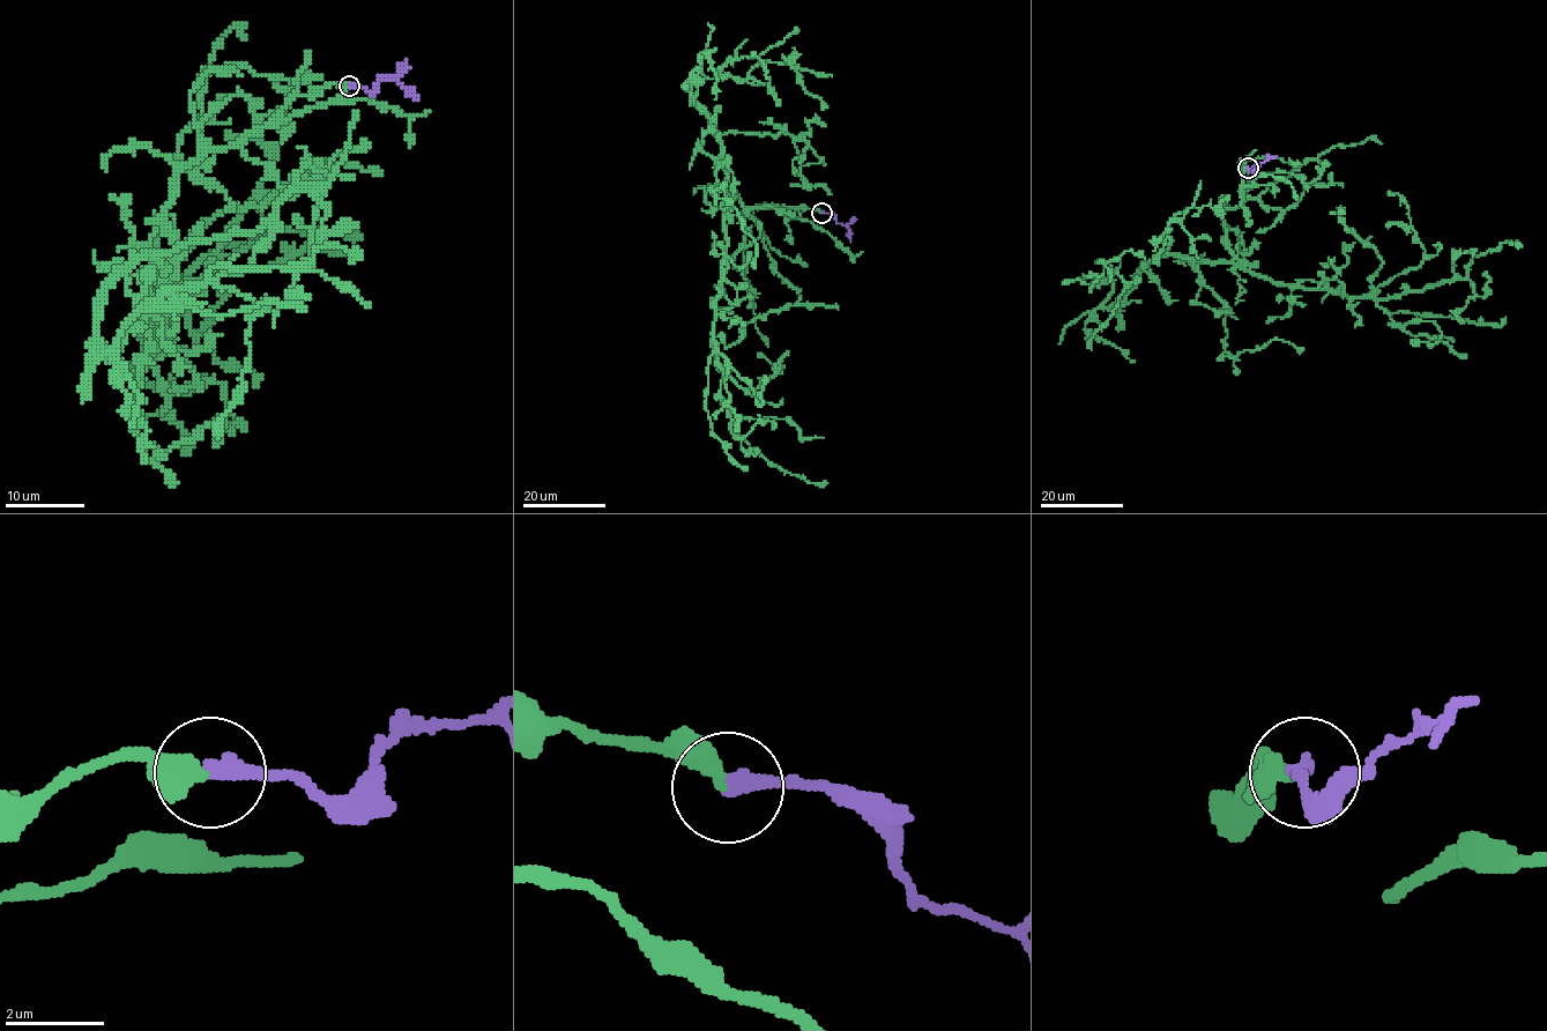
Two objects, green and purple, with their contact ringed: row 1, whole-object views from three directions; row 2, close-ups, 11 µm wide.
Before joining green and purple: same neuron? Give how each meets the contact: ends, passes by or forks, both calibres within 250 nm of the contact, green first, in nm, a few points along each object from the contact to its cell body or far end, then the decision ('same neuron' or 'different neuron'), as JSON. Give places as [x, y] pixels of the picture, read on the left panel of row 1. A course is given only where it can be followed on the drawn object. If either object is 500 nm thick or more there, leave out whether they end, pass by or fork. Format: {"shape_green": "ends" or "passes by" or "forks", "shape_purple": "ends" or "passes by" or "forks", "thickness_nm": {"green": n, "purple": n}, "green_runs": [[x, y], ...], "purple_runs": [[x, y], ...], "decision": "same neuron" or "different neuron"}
{"shape_green": "ends", "shape_purple": "ends", "thickness_nm": {"green": 340, "purple": 340}, "green_runs": [[349, 86], [297, 94], [175, 175], [165, 225], [181, 254], [139, 338], [227, 246], [283, 230], [361, 238]], "purple_runs": [[349, 86], [365, 86], [369, 90], [380, 79], [393, 79], [404, 64]], "decision": "same neuron"}

